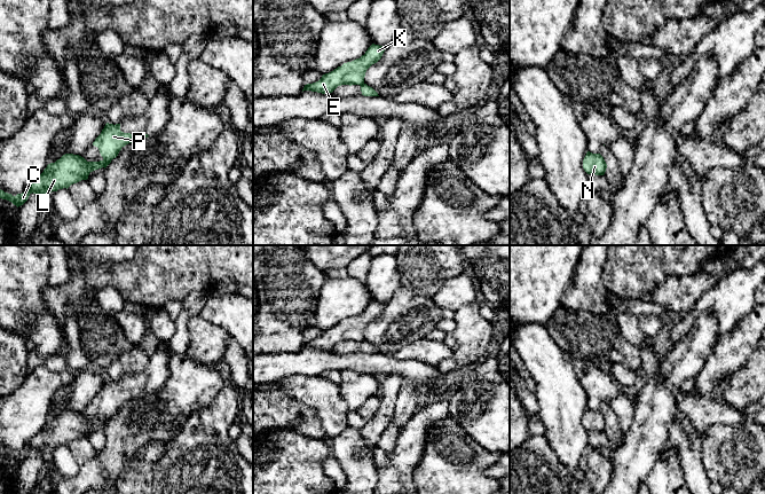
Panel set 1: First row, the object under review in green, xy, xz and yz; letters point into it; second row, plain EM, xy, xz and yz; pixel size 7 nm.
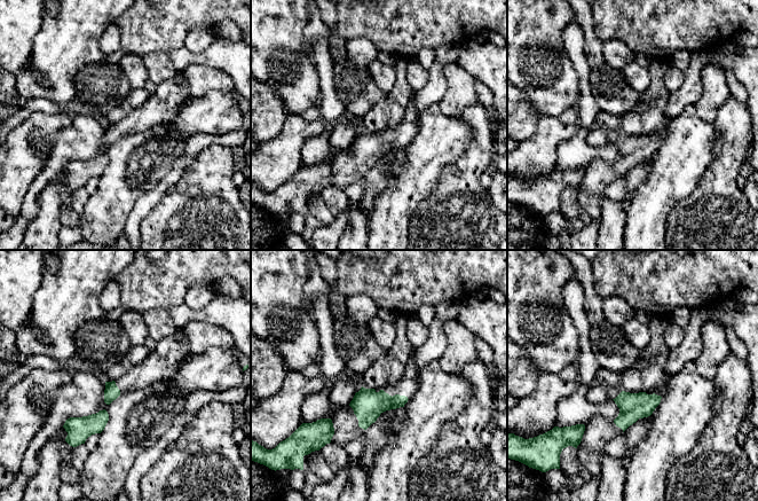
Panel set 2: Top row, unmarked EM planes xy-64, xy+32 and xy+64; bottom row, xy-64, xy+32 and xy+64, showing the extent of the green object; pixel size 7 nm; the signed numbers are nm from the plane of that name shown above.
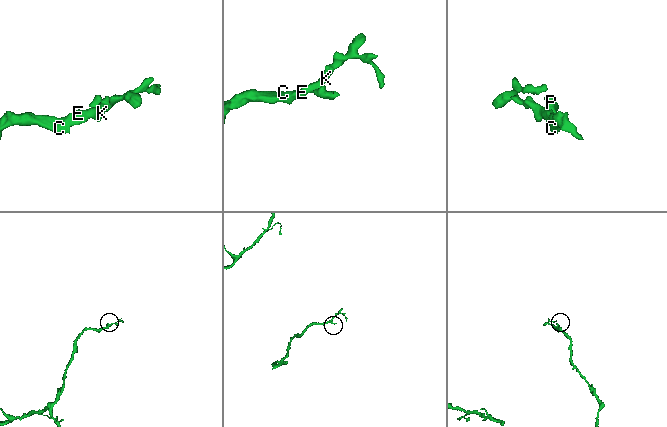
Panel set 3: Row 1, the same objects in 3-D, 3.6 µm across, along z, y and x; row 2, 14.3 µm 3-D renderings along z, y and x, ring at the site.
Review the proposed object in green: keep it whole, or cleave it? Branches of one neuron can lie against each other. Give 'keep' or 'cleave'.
cleave

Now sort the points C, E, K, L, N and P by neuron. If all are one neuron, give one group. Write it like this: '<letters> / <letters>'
C E K L N / P

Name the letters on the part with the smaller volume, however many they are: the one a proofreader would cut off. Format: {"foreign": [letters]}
{"foreign": ["P"]}

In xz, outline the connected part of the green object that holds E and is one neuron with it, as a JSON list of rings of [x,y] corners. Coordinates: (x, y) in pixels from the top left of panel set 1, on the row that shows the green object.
[[[372,44],[360,58],[344,63],[333,71],[323,75],[316,83],[305,85],[302,92],[330,94],[341,85],[361,85],[364,83],[366,70],[381,58],[384,52],[385,47]]]

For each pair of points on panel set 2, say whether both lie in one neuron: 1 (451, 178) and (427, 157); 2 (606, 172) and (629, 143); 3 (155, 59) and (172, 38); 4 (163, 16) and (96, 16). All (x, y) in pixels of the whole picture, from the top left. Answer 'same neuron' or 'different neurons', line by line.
1: different neurons
2: same neuron
3: different neurons
4: different neurons

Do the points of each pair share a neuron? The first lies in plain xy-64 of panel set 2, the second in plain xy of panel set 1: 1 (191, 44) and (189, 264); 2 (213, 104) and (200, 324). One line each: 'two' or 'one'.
1: two
2: two

